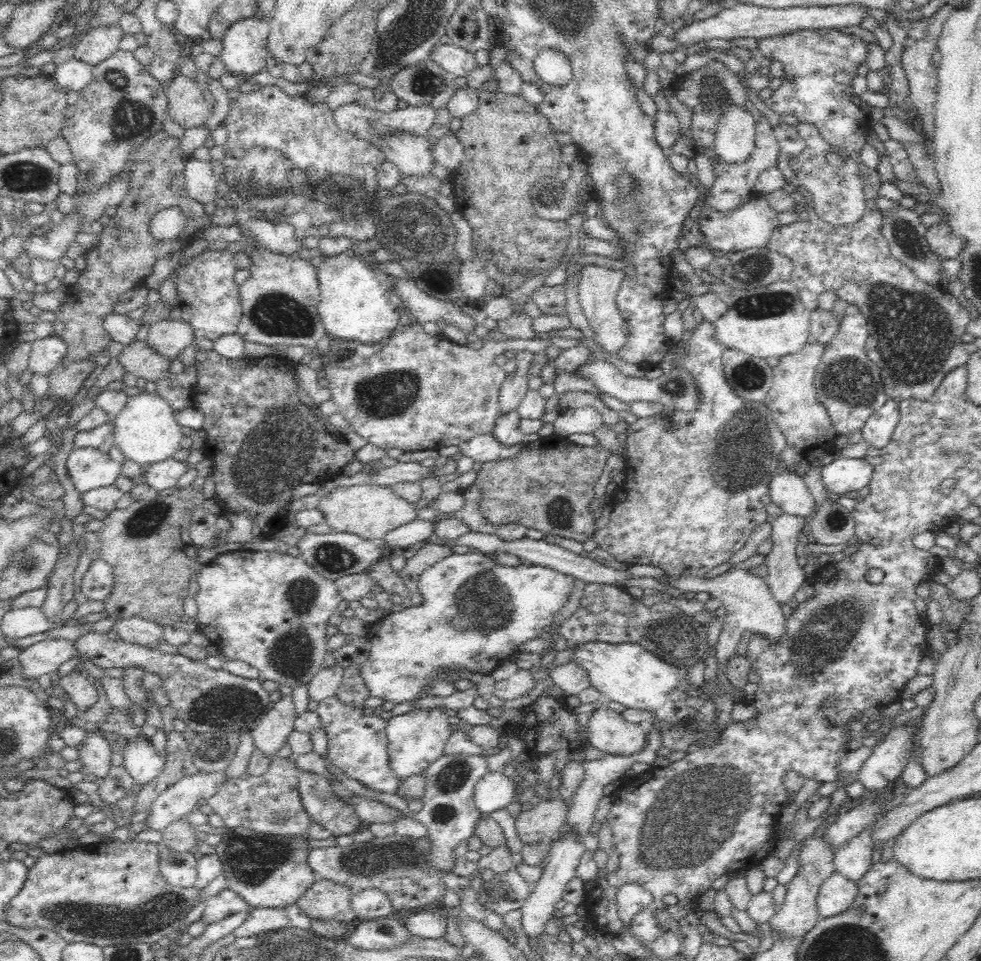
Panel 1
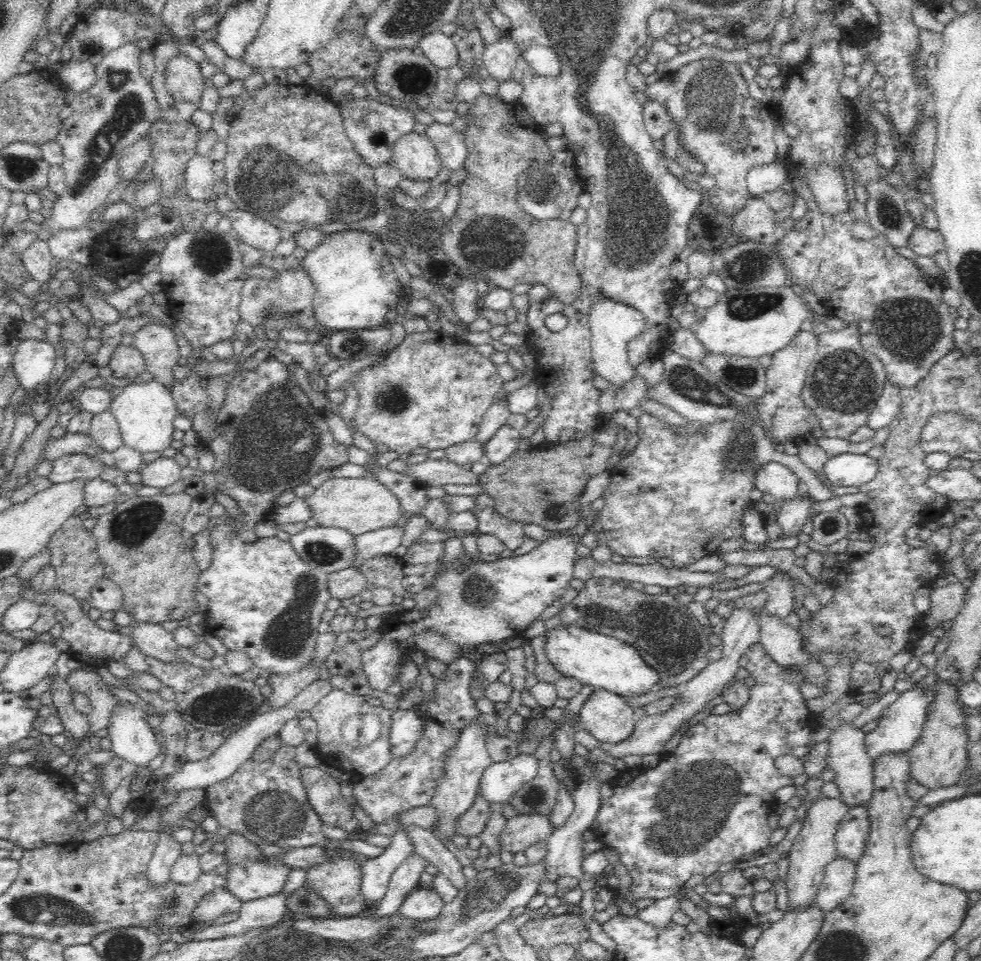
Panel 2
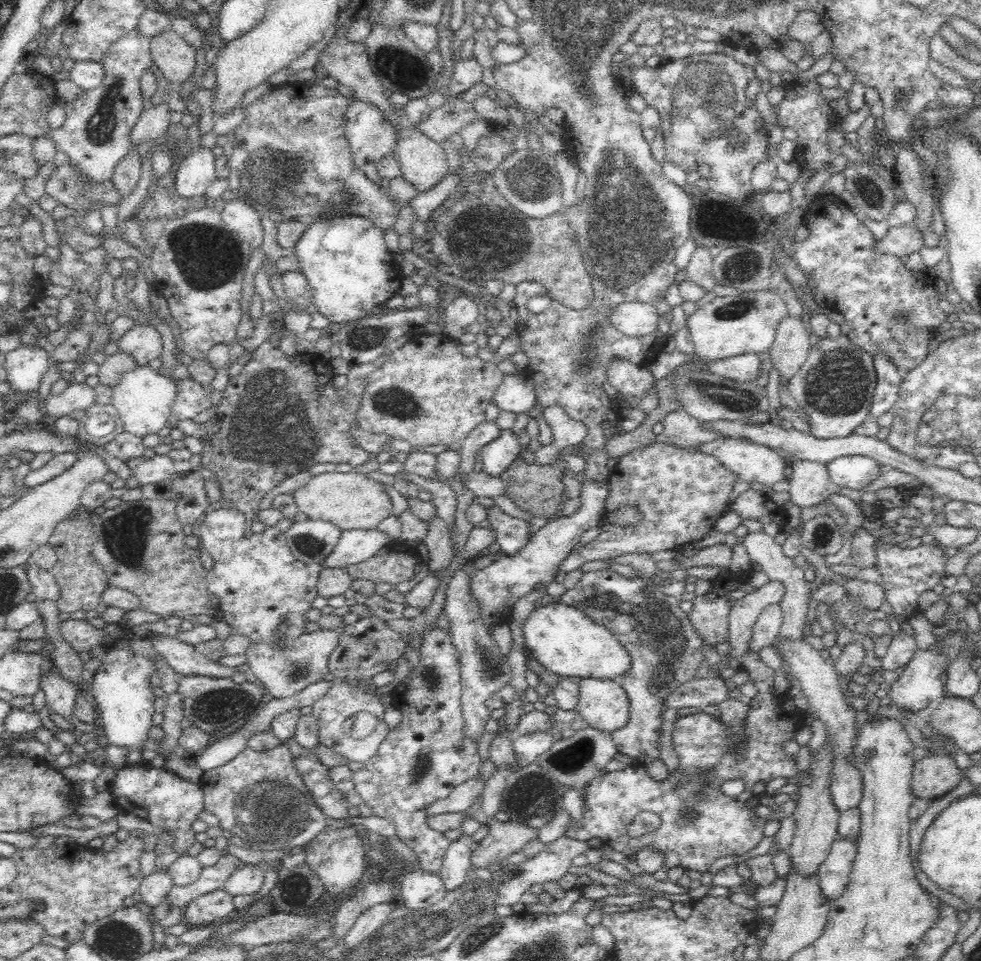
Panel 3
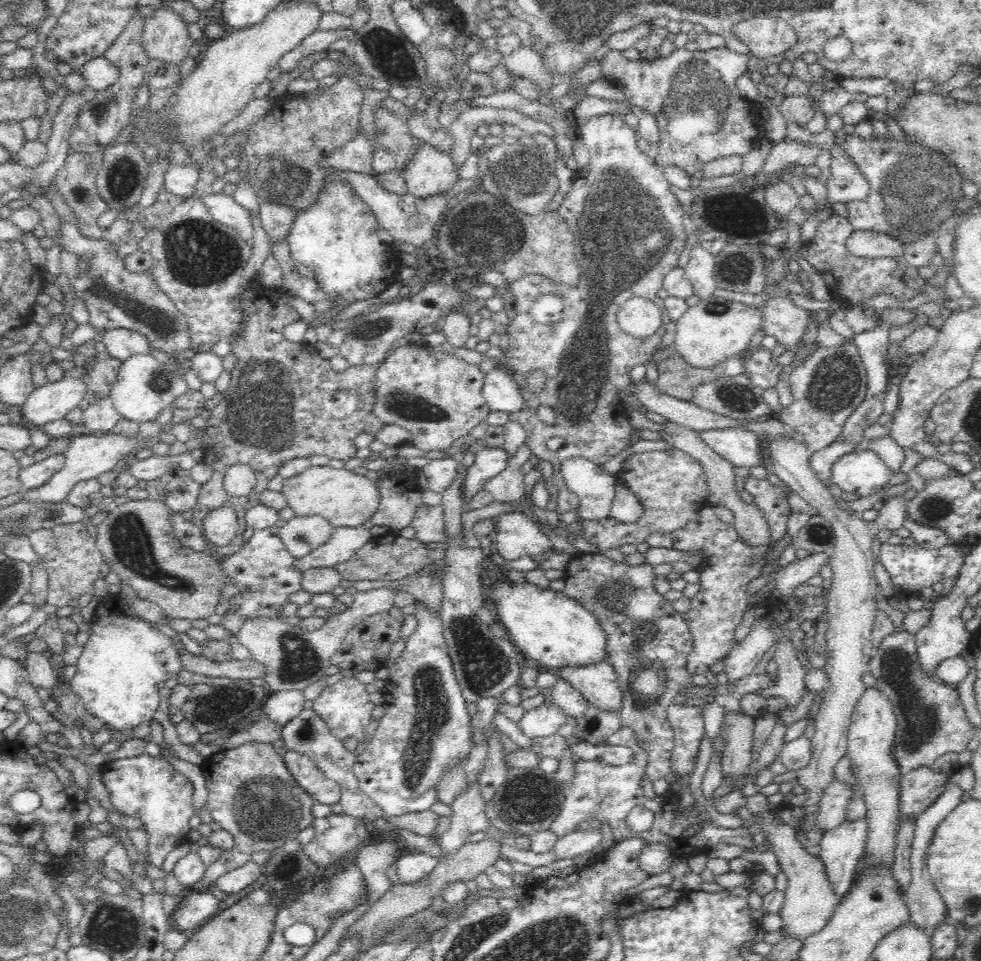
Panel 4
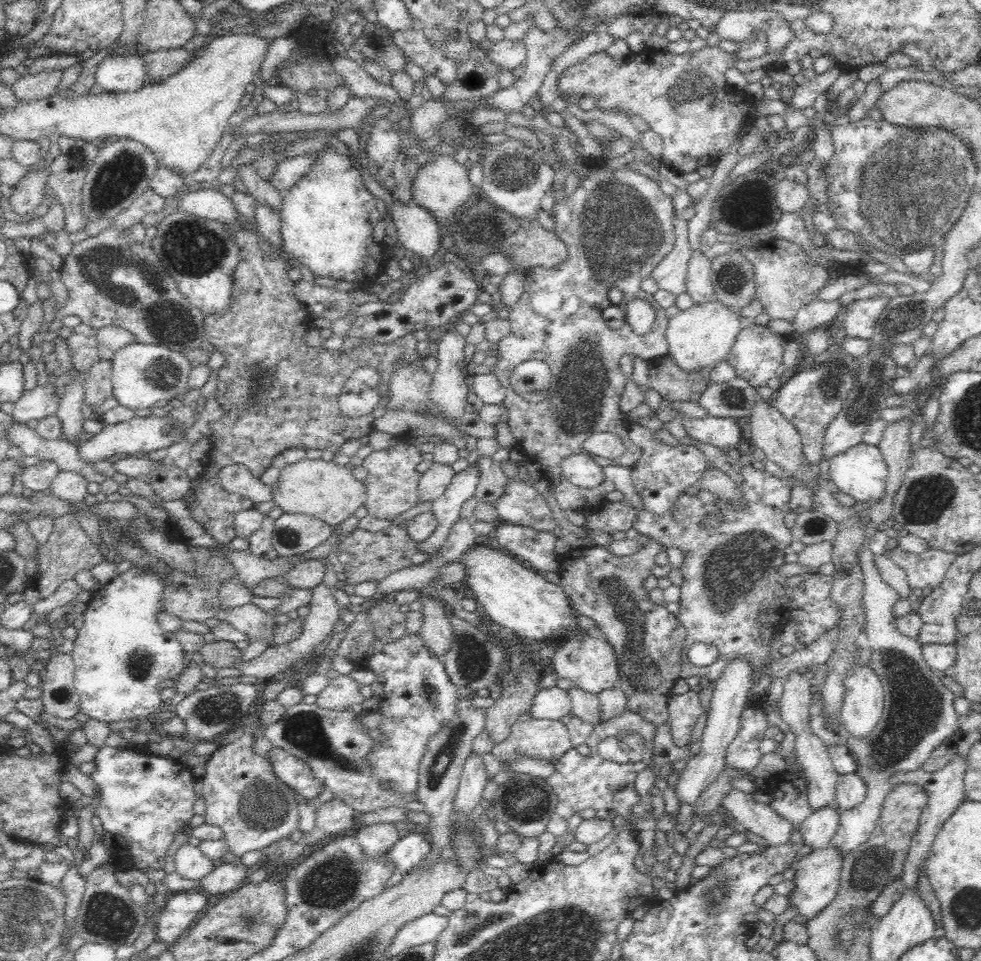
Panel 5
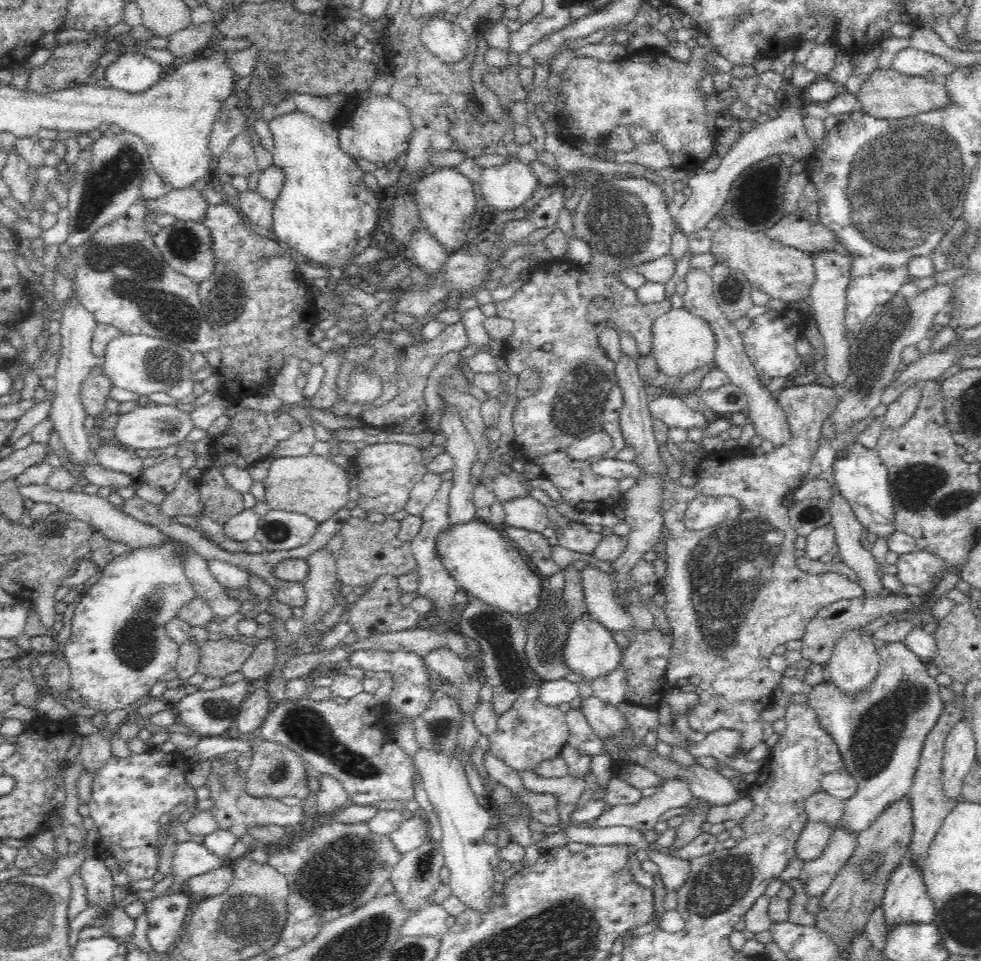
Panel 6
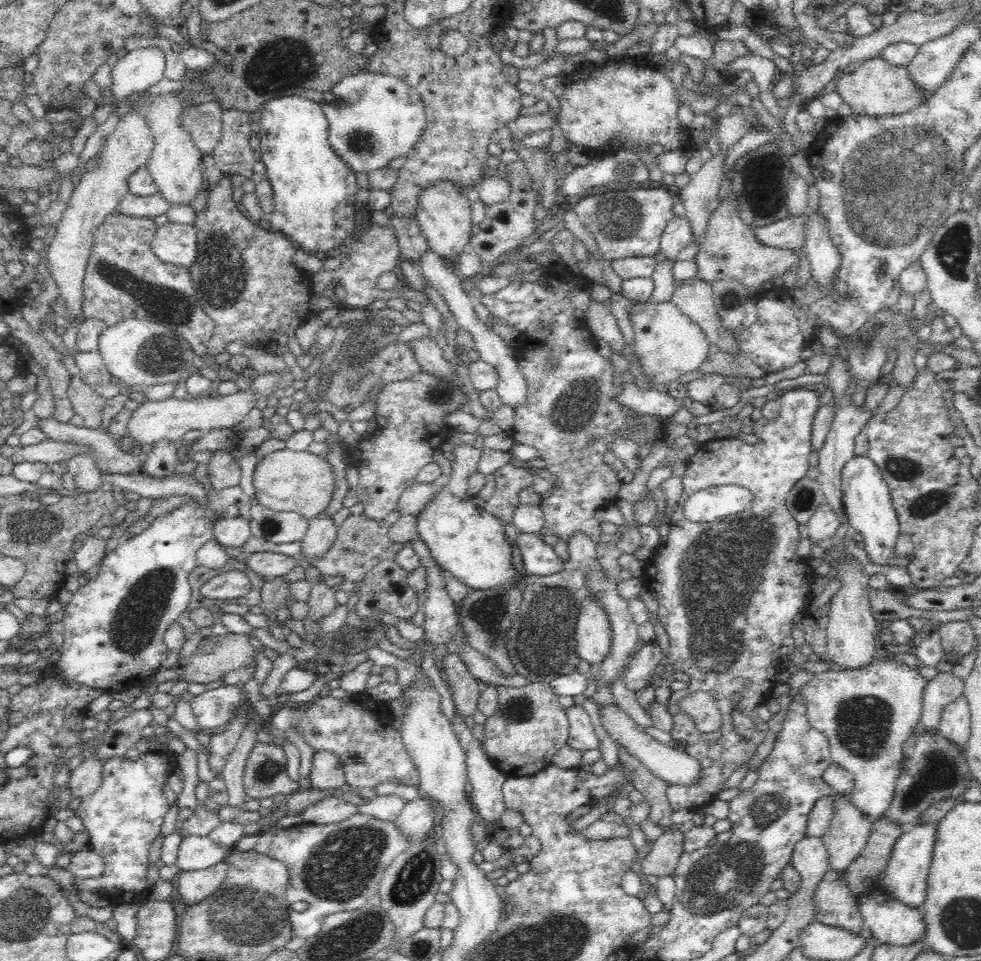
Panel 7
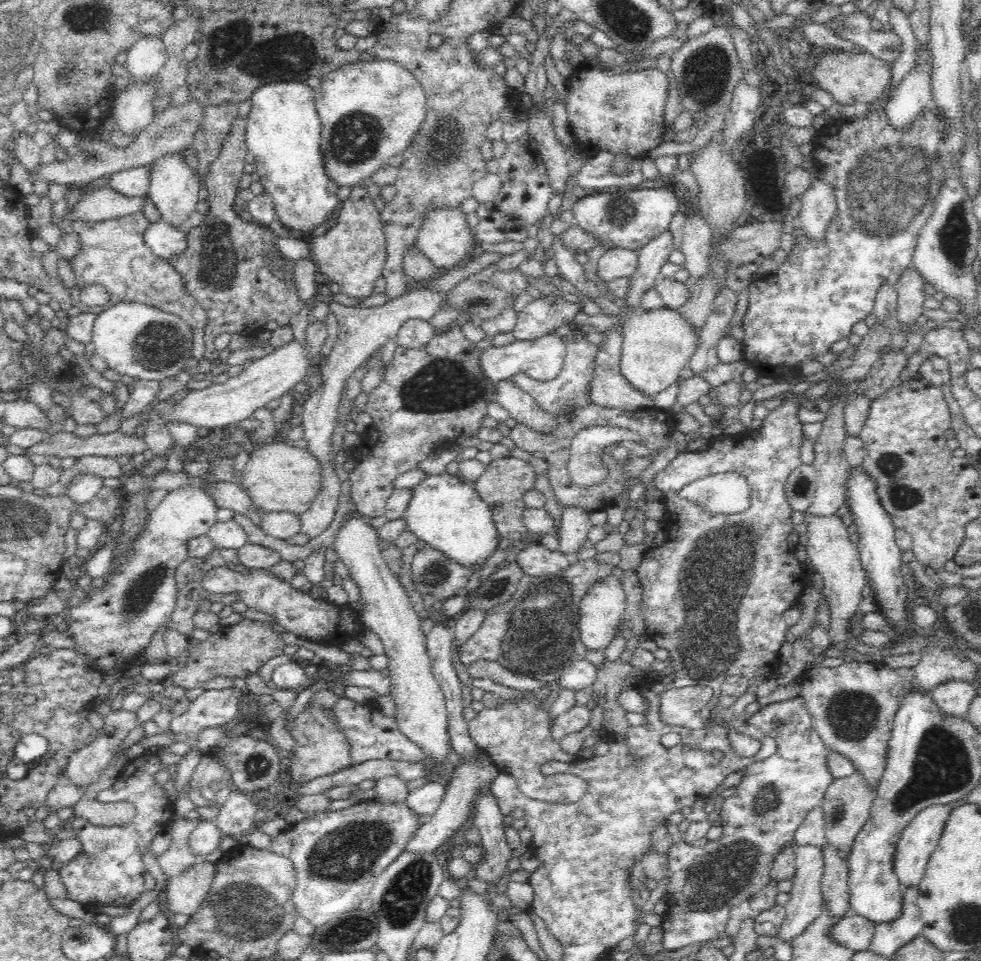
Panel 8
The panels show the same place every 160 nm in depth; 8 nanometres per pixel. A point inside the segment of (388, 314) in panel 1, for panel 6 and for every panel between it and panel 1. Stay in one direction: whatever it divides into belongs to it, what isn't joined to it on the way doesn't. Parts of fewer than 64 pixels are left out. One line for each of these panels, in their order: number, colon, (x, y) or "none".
2: (356, 286)
3: (351, 272)
4: (337, 238)
5: (327, 217)
6: (324, 208)

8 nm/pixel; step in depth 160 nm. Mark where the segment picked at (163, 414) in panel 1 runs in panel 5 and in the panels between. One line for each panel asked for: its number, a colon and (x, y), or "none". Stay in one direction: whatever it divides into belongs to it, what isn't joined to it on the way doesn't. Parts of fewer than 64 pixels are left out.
2: (144, 412)
3: (143, 399)
4: (144, 387)
5: (143, 376)

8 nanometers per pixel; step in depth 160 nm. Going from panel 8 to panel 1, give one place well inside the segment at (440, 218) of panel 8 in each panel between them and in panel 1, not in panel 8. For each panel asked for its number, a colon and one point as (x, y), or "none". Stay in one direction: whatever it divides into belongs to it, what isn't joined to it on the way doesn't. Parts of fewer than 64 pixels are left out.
1: (411, 154)
2: (414, 154)
3: (422, 161)
4: (429, 171)
5: (441, 186)
6: (445, 198)
7: (444, 212)

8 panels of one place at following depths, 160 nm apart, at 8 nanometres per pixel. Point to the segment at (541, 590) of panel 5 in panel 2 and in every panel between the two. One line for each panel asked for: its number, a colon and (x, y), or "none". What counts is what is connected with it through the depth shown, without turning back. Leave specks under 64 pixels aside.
2: (603, 662)
3: (565, 641)
4: (556, 631)

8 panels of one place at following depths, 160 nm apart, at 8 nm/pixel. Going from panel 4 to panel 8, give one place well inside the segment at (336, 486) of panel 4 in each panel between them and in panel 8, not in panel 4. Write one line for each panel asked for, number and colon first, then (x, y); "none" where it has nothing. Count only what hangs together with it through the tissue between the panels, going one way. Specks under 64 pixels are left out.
5: (327, 490)
6: (315, 486)
7: (285, 481)
8: (279, 477)

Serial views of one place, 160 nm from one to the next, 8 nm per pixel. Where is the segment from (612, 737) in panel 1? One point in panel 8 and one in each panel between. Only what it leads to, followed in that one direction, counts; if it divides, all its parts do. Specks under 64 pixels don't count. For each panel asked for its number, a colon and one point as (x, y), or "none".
2: (607, 716)
3: (603, 704)
4: (598, 684)
5: (588, 660)
6: (590, 650)
7: (593, 636)
8: (599, 614)

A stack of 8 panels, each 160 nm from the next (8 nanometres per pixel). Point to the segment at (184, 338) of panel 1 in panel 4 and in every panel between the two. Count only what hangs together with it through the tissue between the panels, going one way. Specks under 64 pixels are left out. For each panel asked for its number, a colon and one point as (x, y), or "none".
2: (158, 344)
3: (143, 342)
4: (121, 344)

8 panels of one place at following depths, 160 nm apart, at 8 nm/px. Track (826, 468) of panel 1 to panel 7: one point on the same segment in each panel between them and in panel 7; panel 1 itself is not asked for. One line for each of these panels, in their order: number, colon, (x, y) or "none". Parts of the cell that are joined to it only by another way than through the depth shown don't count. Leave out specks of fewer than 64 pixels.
2: (848, 470)
3: (853, 471)
4: (863, 473)
5: (861, 472)
6: (860, 476)
7: (867, 500)

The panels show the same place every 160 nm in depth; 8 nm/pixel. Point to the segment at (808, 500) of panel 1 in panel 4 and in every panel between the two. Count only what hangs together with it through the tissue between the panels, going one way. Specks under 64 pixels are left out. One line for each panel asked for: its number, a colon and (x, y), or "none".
2: (776, 479)
3: (753, 463)
4: (742, 449)

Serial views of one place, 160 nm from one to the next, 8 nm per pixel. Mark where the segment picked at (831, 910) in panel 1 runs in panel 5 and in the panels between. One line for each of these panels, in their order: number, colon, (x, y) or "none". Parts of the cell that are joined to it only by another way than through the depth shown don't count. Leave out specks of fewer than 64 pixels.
2: (838, 881)
3: (833, 878)
4: (842, 848)
5: (919, 717)

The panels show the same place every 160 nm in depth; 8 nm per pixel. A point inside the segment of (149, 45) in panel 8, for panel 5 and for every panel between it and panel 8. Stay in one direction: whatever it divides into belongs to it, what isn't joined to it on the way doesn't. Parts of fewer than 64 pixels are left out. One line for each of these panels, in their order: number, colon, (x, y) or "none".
5: (116, 73)
6: (130, 72)
7: (140, 69)

